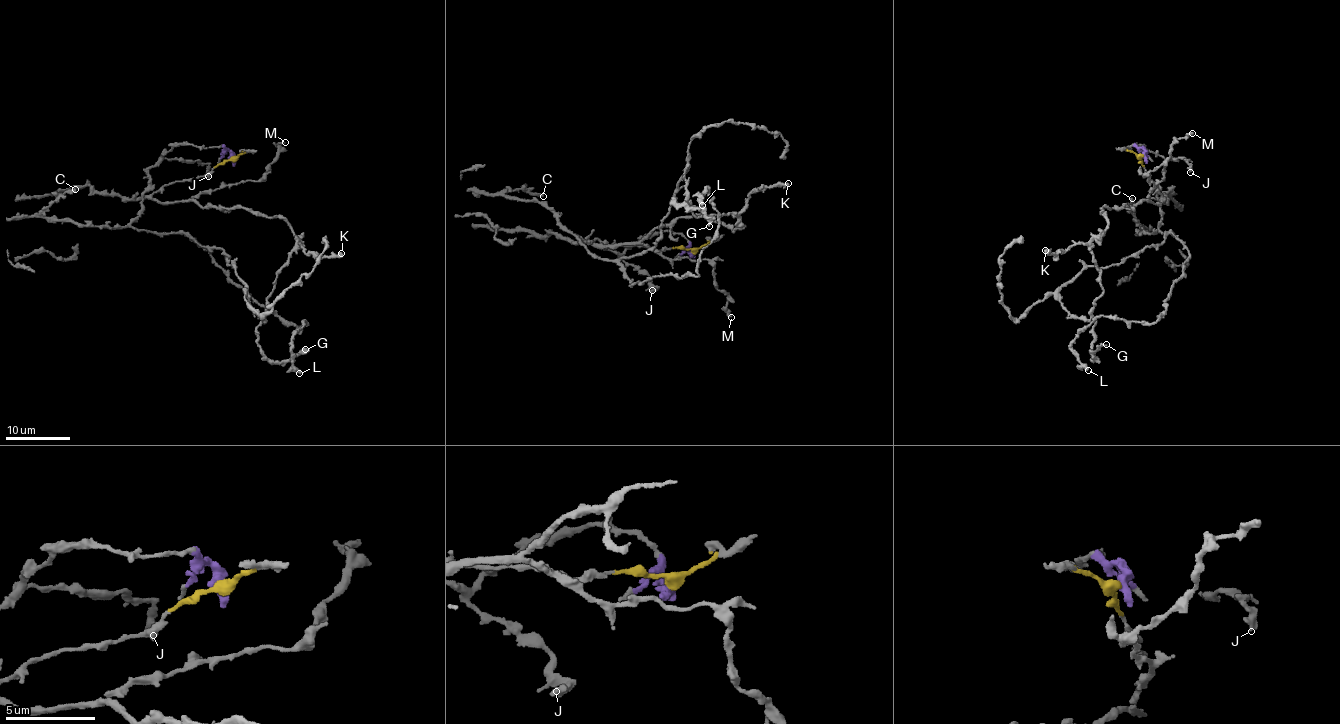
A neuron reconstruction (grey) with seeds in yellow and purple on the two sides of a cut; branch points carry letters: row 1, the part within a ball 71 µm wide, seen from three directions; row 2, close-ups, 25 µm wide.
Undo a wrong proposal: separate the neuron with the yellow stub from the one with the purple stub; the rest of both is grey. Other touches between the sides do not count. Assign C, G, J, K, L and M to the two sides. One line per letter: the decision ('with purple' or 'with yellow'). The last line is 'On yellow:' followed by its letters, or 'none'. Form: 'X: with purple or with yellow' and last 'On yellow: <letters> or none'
C: with purple
G: with yellow
J: with purple
K: with yellow
L: with purple
M: with yellow
On yellow: G, K, M

